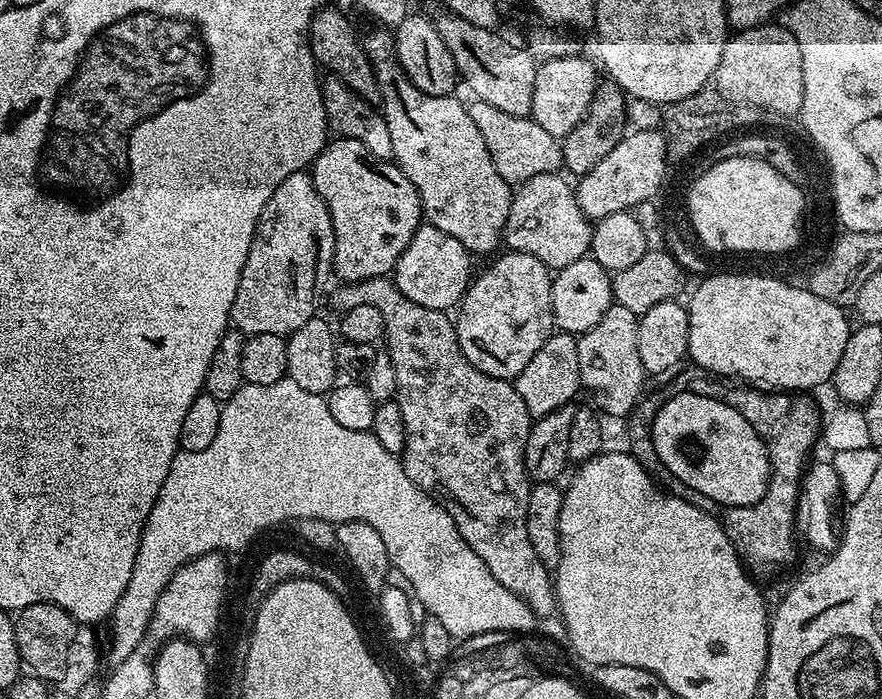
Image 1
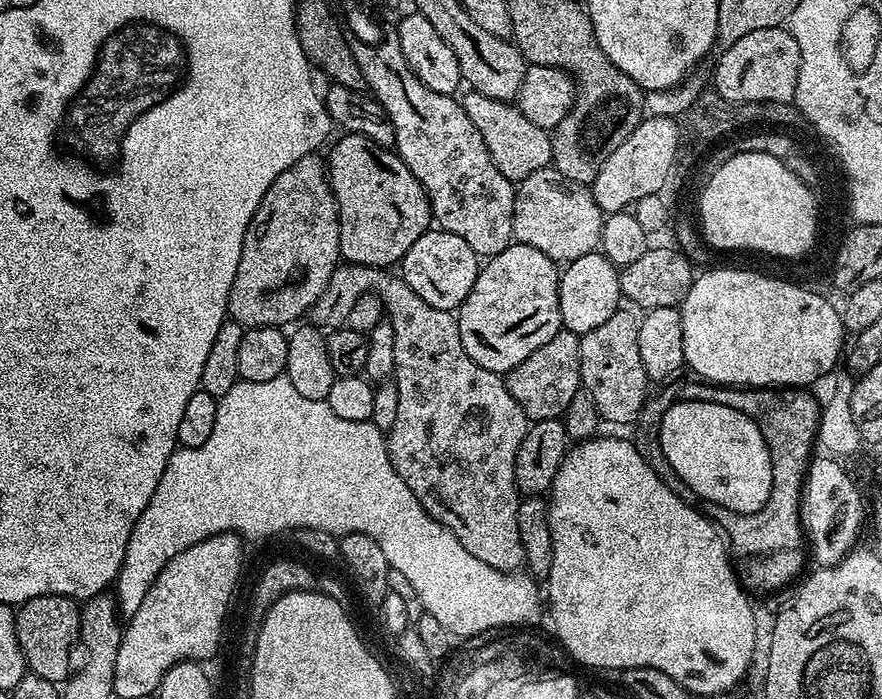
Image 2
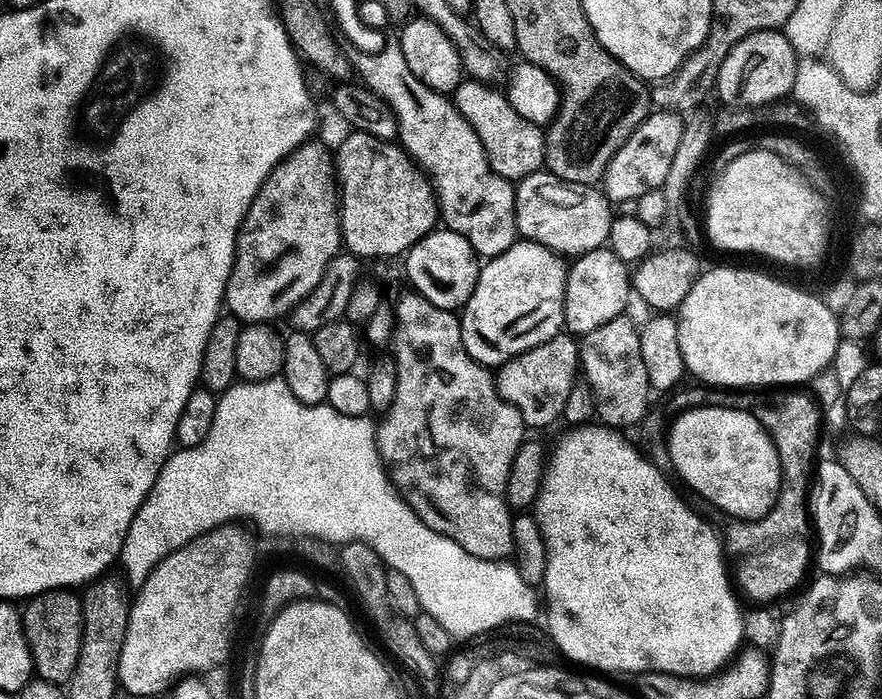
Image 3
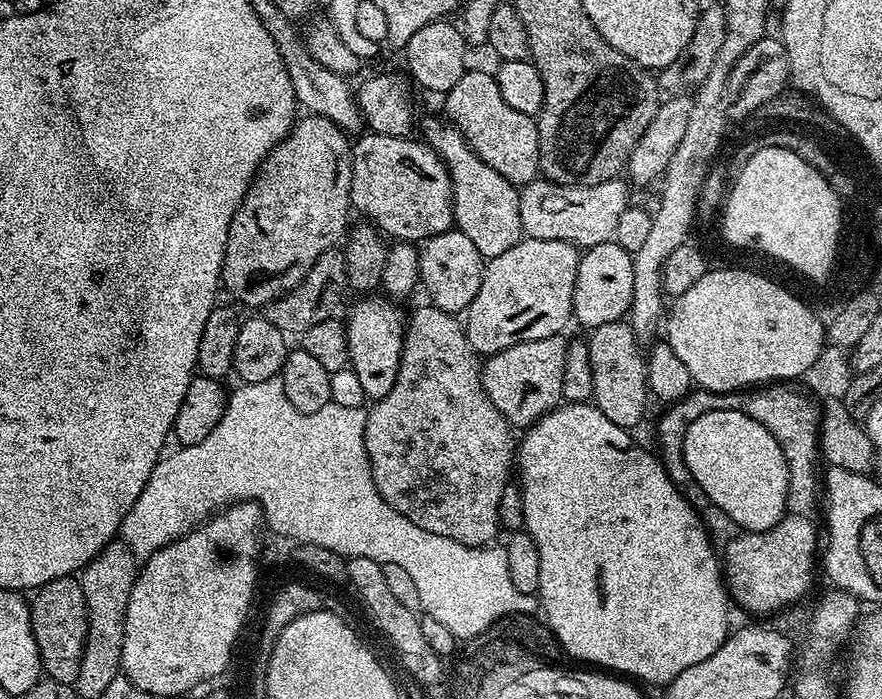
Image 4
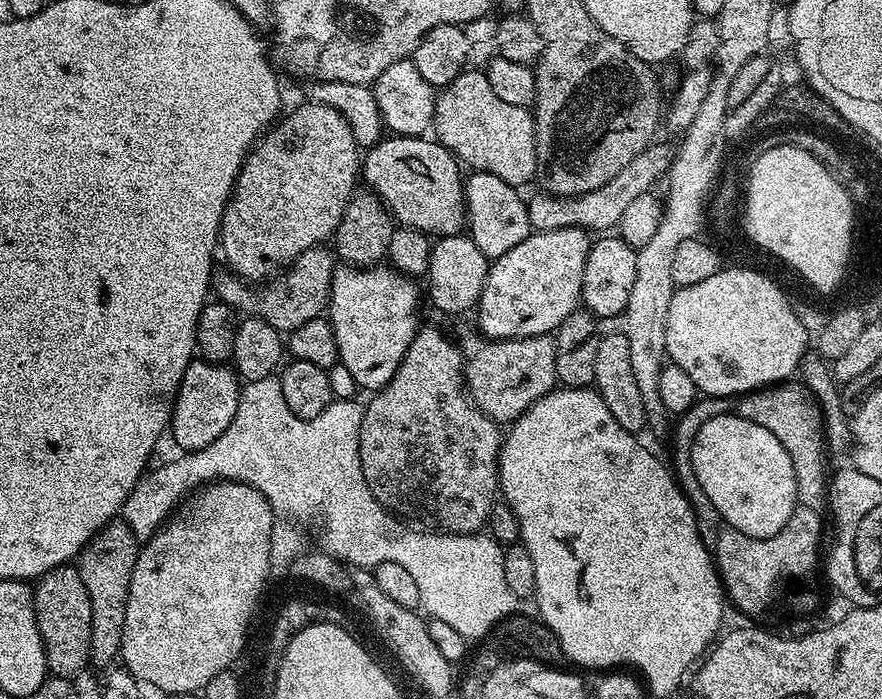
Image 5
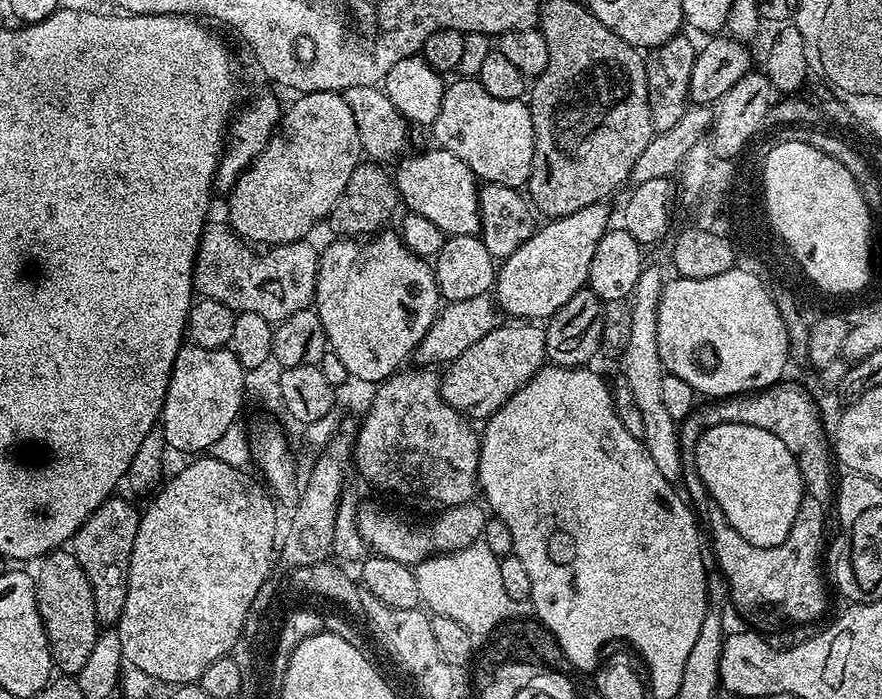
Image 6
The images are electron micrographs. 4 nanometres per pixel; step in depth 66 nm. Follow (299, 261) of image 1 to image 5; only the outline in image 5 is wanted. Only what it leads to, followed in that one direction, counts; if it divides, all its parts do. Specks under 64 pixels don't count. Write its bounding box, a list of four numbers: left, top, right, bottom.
[219,102,362,282]

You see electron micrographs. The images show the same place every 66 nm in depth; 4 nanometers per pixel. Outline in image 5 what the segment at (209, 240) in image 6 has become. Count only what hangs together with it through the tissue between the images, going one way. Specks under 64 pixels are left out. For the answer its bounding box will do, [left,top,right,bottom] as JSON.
[214,246,338,334]

